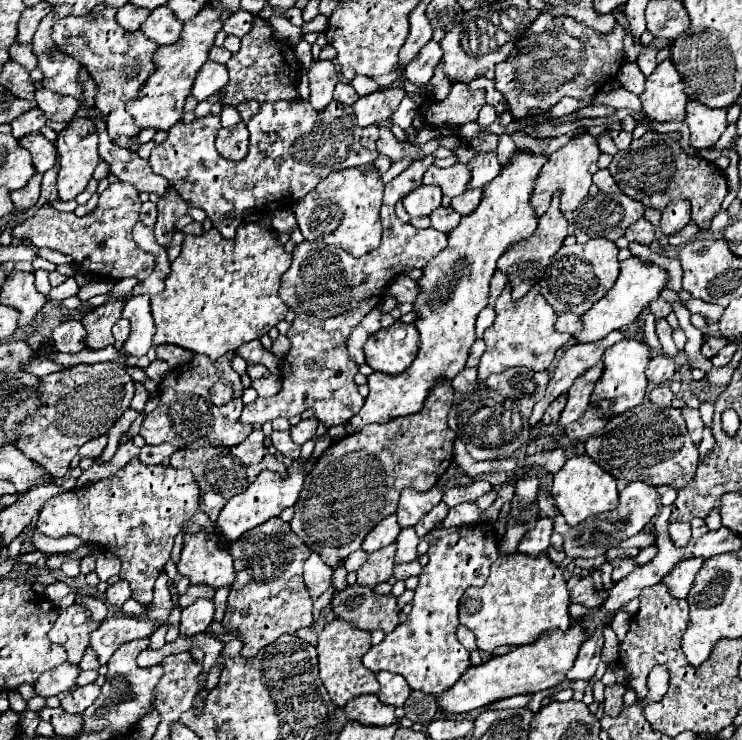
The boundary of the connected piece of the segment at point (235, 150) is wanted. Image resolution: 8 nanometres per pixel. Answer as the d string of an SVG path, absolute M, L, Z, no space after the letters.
M236 124L232 128L222 128L216 138L216 148L226 160L242 160L248 154L248 128L246 124Z

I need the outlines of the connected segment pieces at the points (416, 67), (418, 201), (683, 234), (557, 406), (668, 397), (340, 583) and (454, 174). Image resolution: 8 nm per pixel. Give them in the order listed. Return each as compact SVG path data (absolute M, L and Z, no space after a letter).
M430 40L416 56L414 60L406 66L406 78L418 86L426 86L430 78L434 76L434 68L442 58L440 44Z
M418 186L404 198L406 212L410 216L430 216L442 200L442 192L438 186Z
M690 222L690 224L688 224L686 228L682 228L682 230L680 230L676 236L672 236L672 238L670 238L670 242L672 242L674 246L686 244L686 242L690 242L690 240L694 238L694 234L696 234L698 230L700 230L700 228L696 226L696 222Z
M566 394L558 396L558 398L548 406L548 410L546 410L544 416L542 416L542 424L556 424L556 420L560 420L560 412L564 410L564 404L566 404Z
M664 384L654 386L654 388L652 388L652 392L650 392L650 402L652 402L652 404L656 404L656 406L662 406L662 408L664 408L664 406L670 406L672 398L674 398L672 390L670 390L668 386L664 386Z
M338 566L336 570L334 570L334 578L332 578L332 586L334 586L334 590L336 592L340 592L340 590L344 590L346 586L348 586L348 582L346 582L346 568L344 566Z
M457 162L450 168L436 168L436 166L428 168L428 172L424 172L422 182L438 184L446 196L454 198L466 192L470 178L467 165Z

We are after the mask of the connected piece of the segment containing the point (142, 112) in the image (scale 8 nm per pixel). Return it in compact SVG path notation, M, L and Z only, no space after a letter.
M208 4L192 20L184 22L184 30L182 30L178 42L160 46L156 50L154 60L158 64L158 70L148 78L148 82L140 90L140 96L126 106L126 110L132 114L136 126L140 126L140 128L154 126L158 130L170 130L182 118L184 100L192 90L192 80L196 78L196 72L208 60L208 52L214 46L214 38L222 26L224 26L224 22L220 22L220 12Z

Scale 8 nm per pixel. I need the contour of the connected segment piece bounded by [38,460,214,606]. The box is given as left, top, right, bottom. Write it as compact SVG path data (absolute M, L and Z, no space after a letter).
M132 460L124 468L120 468L114 476L98 480L86 488L62 492L54 498L50 498L42 510L38 520L38 530L52 538L62 536L78 536L84 544L98 544L102 550L114 554L122 562L120 578L130 582L132 598L140 604L148 606L152 602L152 588L156 582L156 576L160 576L162 568L166 566L172 544L176 534L184 528L184 532L214 532L214 524L210 518L200 510L200 490L198 484L188 470L178 470L172 466L144 466L140 460Z

